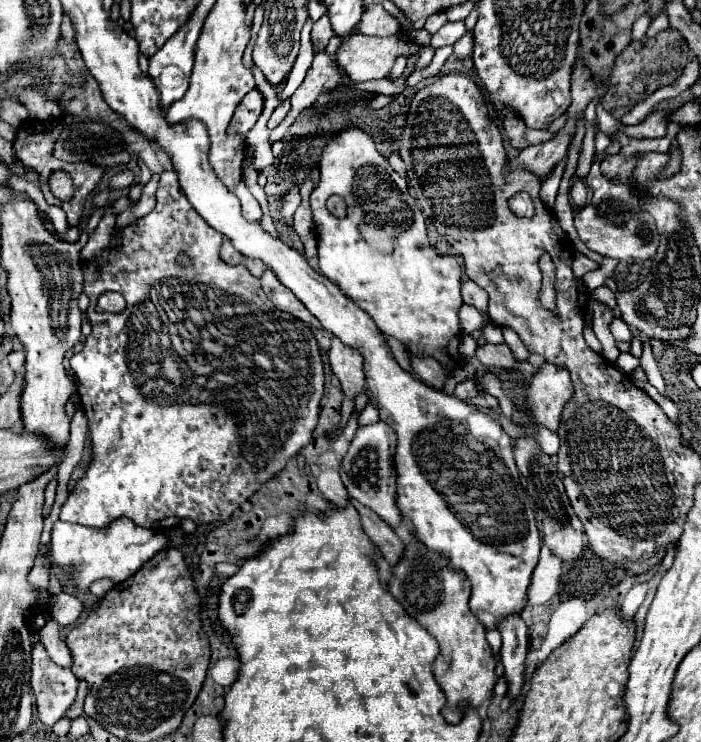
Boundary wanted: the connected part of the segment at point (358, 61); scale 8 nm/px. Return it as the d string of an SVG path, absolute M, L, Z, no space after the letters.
M354 34L336 52L340 66L354 82L386 78L394 60L406 54L406 36L388 38Z

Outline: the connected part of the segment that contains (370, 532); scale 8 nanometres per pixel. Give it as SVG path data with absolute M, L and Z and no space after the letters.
M350 500L352 506L358 510L360 514L360 524L362 524L362 530L364 534L372 540L372 544L378 548L380 556L390 564L394 566L402 552L404 552L404 544L402 540L396 536L396 532L384 524L384 520L380 520L380 516L376 516L376 512L372 512L368 506L360 504L358 500Z

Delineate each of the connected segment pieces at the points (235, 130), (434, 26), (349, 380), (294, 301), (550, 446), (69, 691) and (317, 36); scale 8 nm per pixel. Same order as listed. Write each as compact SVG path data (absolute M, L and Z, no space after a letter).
M258 90L248 92L232 116L232 122L228 126L228 134L246 136L246 132L256 124L258 116L260 116L262 104L264 104L264 100L262 100L262 94Z
M444 12L433 14L430 16L424 25L424 28L430 33L435 34L446 22L448 18Z
M336 336L332 338L330 366L332 366L334 374L340 378L346 398L356 398L366 388L362 354L358 350L342 344L340 338L336 338Z
M266 270L266 274L260 276L260 282L262 282L262 288L264 288L266 296L270 298L270 302L272 302L278 310L296 316L298 320L302 320L302 322L308 324L310 328L324 330L324 328L320 326L320 322L306 310L306 306L304 306L286 286L282 286L282 284L278 282L278 278L274 276L274 272Z
M540 426L538 432L540 432L538 434L538 442L540 442L542 450L548 452L550 456L554 456L558 452L558 434L552 432L552 430L548 430L548 428L544 428L544 426Z
M42 642L32 646L32 692L36 696L36 708L40 722L46 726L54 726L64 712L72 706L78 678L70 668L62 668L54 664L46 656L46 648Z
M326 12L318 22L314 22L314 30L312 30L314 50L316 50L316 52L322 50L332 36L334 36L334 32L332 32L332 24L328 24L328 12Z

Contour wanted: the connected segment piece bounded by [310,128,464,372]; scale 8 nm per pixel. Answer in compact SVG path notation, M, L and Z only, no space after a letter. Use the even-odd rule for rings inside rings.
M346 128L328 140L320 160L320 184L314 188L310 204L318 232L320 272L328 280L336 282L348 298L368 312L382 334L402 340L412 354L434 356L448 372L456 370L464 360L458 352L458 340L462 336L458 320L458 310L462 306L462 268L454 256L438 256L428 244L426 218L422 208L416 204L408 182L392 170L388 160L376 150L372 138L364 130ZM332 194L346 198L348 214L344 218L336 218L328 212L326 200Z

